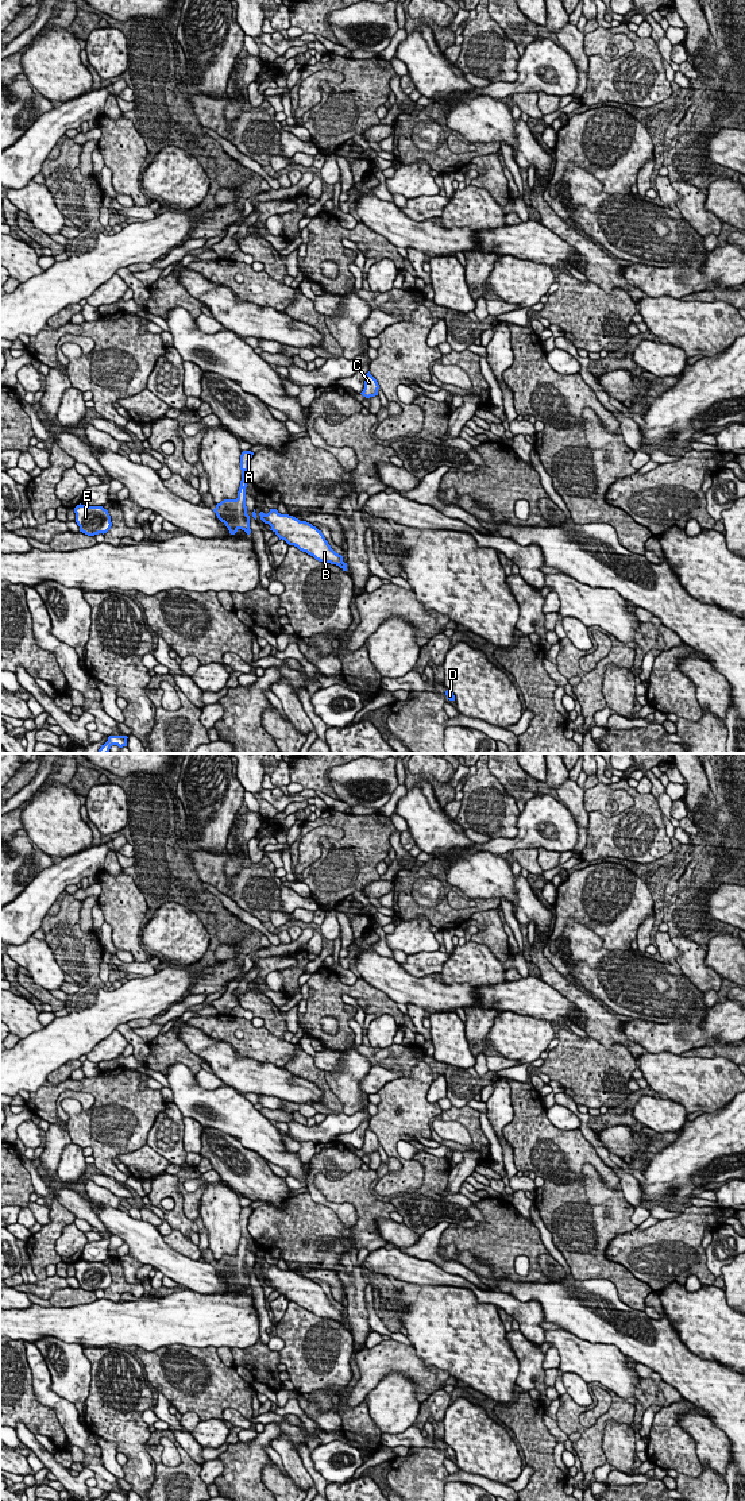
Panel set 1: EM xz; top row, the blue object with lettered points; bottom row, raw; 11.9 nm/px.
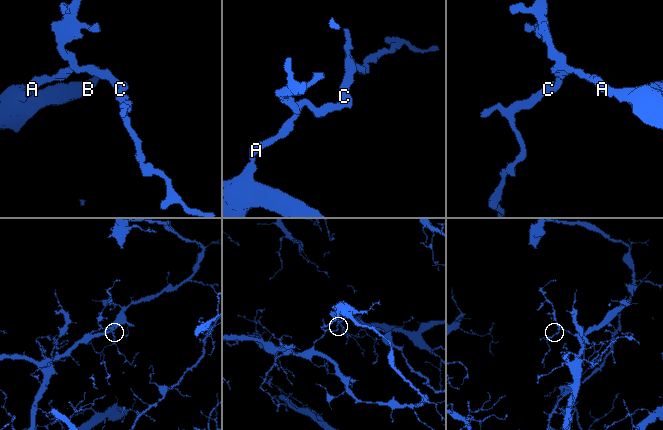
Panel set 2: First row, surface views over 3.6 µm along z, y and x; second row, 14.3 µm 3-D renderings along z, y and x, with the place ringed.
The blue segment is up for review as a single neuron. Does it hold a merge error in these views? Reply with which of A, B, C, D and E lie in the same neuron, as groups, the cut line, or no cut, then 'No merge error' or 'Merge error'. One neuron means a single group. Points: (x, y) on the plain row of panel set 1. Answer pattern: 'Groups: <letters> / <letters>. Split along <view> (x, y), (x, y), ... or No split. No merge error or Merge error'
Groups: A B C D E. No split. No merge error

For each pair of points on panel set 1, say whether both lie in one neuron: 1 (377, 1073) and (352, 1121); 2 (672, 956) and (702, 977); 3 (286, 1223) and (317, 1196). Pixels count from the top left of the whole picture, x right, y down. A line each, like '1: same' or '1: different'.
1: different
2: different
3: different

